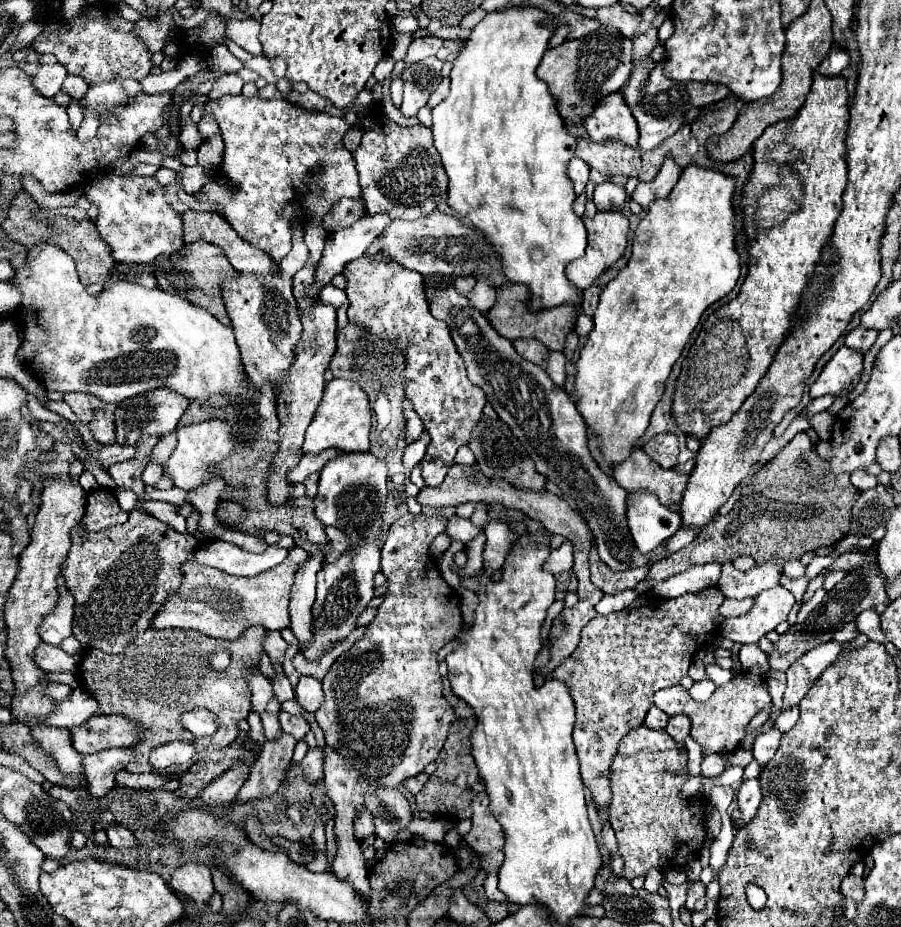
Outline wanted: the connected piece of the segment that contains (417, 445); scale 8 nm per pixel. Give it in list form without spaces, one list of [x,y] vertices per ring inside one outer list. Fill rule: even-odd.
[[[423,431],[421,437],[419,437],[417,441],[413,441],[413,443],[405,449],[405,455],[403,455],[405,467],[413,469],[415,465],[419,465],[421,459],[423,459],[423,455],[425,455],[425,451],[427,451],[427,447],[429,447],[429,443],[431,443],[431,437],[429,437],[427,431]]]

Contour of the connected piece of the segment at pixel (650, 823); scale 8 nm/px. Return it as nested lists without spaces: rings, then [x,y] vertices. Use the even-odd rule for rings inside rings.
[[[641,725],[623,737],[609,775],[613,791],[609,821],[619,843],[619,853],[625,859],[627,879],[645,875],[647,869],[659,865],[661,857],[667,857],[673,865],[685,865],[703,847],[703,799],[681,799],[679,787],[685,779],[689,779],[687,753],[681,747],[677,749],[677,743],[665,731]]]

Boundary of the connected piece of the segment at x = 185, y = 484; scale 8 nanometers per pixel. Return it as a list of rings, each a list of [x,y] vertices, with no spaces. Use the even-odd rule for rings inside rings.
[[[213,419],[209,423],[197,423],[197,425],[189,425],[189,427],[177,425],[177,439],[179,439],[177,447],[175,447],[173,455],[169,457],[169,461],[163,465],[163,469],[173,479],[175,487],[181,487],[185,491],[217,479],[217,475],[213,475],[209,471],[209,465],[225,461],[235,445],[235,441],[231,437],[231,425],[221,419]]]

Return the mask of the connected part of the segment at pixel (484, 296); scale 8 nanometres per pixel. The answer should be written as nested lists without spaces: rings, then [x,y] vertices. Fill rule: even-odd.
[[[479,279],[477,285],[471,289],[471,293],[467,295],[467,299],[475,309],[485,313],[495,303],[495,289],[485,279]]]

